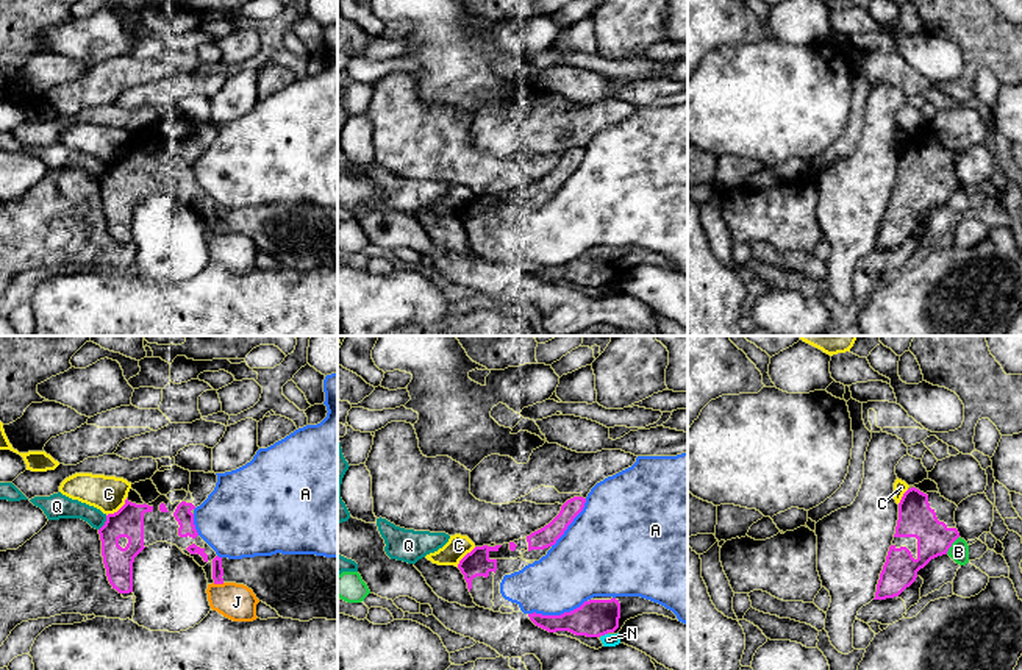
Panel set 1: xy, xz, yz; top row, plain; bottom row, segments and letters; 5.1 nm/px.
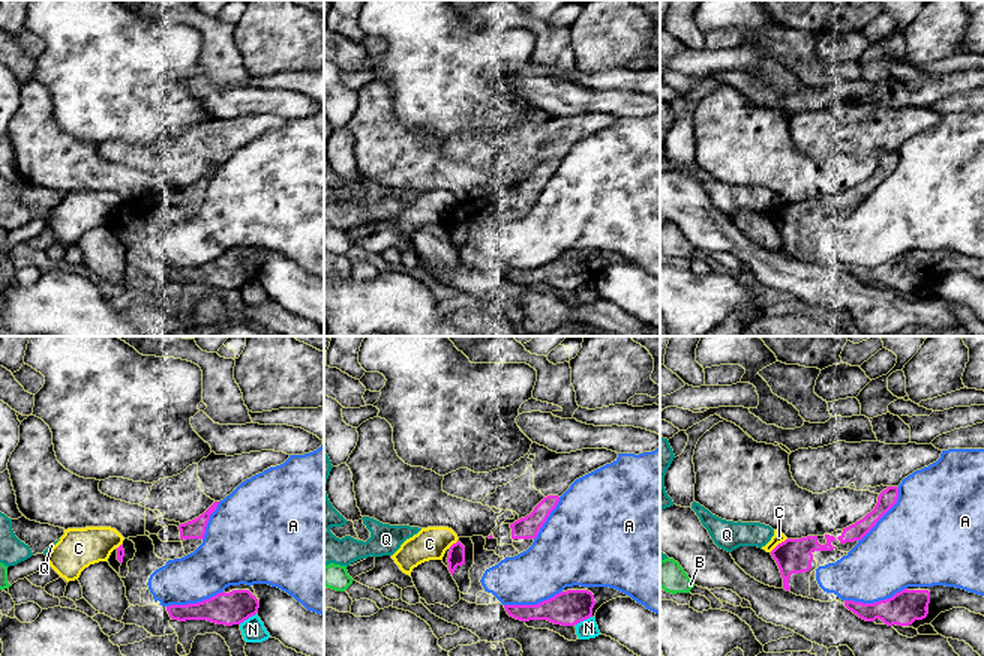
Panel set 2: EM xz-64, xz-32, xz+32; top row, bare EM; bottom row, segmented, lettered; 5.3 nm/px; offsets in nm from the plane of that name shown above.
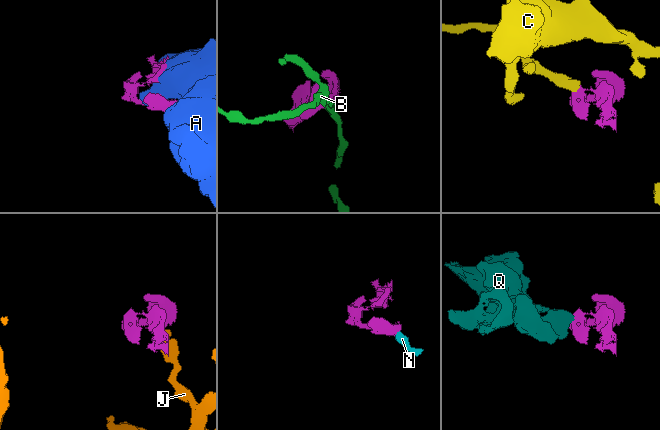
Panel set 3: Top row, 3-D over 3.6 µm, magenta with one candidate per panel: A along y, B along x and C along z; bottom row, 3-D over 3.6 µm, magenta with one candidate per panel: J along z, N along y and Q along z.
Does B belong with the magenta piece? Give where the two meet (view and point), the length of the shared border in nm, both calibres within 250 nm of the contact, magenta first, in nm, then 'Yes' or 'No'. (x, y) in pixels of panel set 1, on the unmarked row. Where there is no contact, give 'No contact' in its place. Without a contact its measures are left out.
Touches magenta at yz (950, 196). Shared border 120 nm. Thickness 190 nm (magenta) against 100 nm. No

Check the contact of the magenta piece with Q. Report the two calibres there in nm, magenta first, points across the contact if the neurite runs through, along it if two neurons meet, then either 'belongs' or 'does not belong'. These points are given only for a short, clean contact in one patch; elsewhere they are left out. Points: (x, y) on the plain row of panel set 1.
160 nm thick on the magenta side, 130 nm on the other; border along xy (107, 166), (99, 180); does not belong

